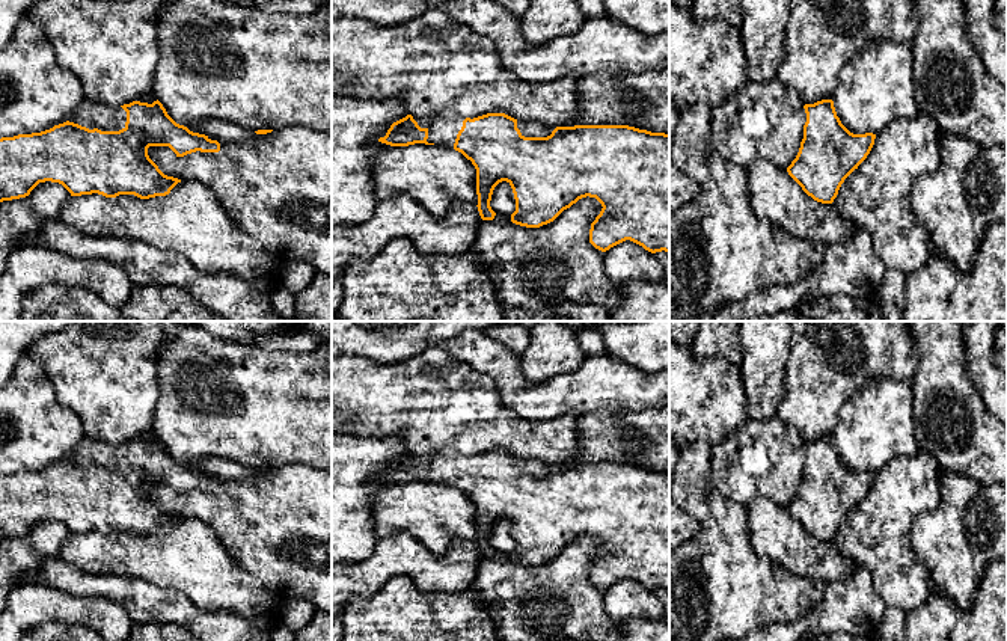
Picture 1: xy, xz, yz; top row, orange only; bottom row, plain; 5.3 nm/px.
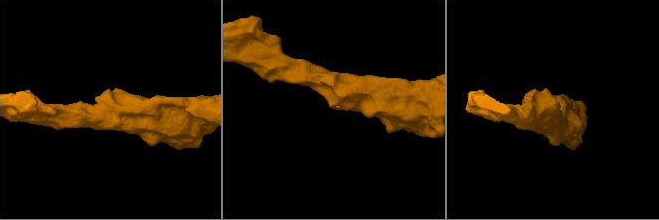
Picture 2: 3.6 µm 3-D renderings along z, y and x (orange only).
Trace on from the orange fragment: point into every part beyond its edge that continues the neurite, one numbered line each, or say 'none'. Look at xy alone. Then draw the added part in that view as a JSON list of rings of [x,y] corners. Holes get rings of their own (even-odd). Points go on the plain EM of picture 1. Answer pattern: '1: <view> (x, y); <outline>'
1: xy (107, 456); [[[84,436],[68,459],[89,468],[119,469],[125,466],[127,449],[121,443],[103,443]]]

